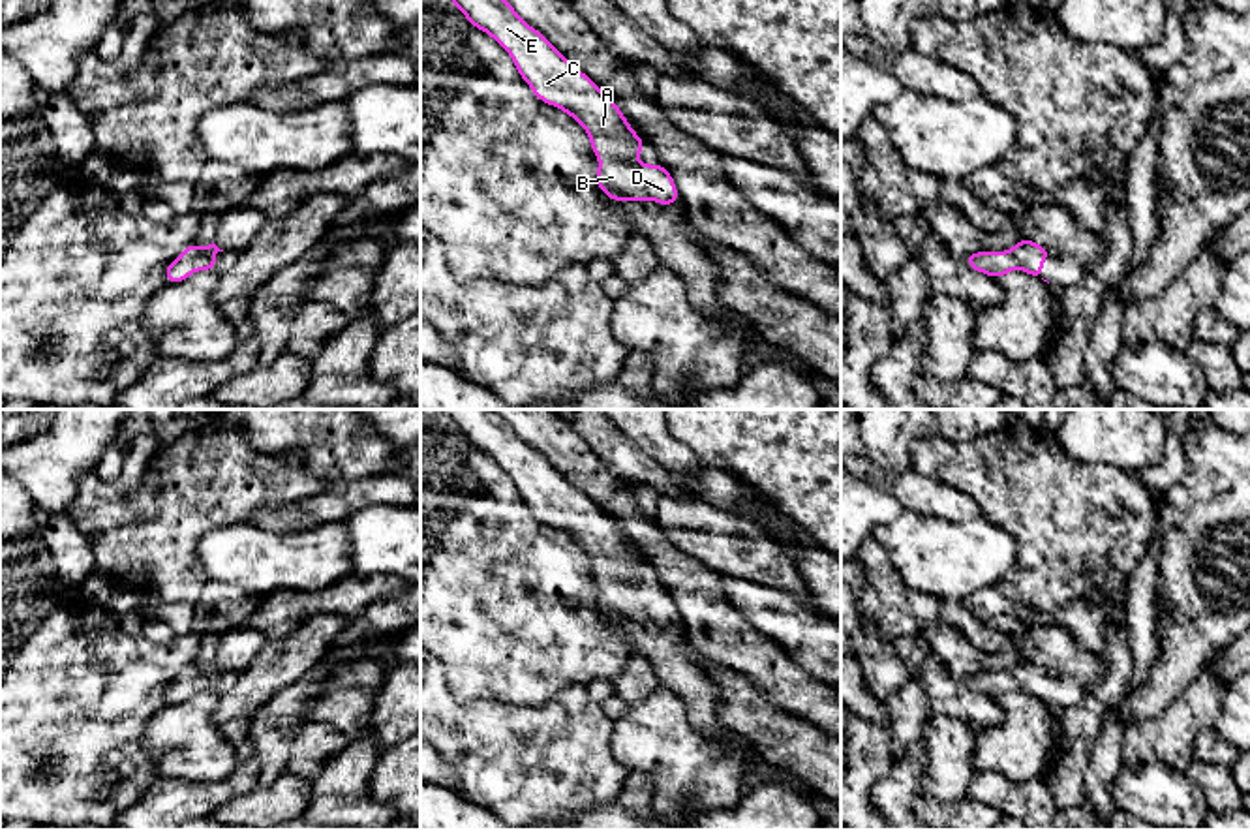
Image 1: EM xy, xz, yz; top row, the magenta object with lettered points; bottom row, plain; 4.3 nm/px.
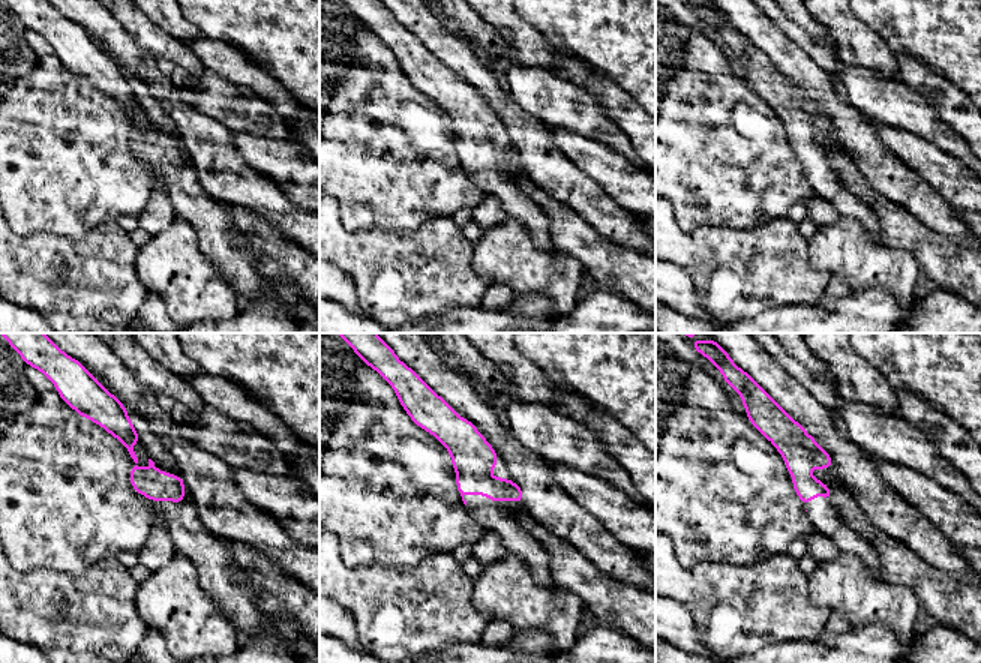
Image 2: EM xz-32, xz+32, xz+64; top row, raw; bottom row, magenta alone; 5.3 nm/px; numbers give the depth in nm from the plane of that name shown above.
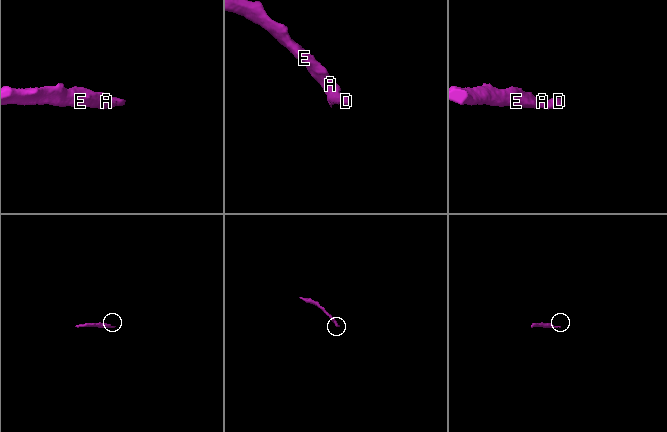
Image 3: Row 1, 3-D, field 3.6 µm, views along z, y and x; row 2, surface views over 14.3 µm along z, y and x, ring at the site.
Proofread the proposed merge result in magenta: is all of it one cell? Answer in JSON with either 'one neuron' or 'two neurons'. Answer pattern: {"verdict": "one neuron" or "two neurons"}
{"verdict": "one neuron"}

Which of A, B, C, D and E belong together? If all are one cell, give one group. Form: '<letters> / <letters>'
A B C D E

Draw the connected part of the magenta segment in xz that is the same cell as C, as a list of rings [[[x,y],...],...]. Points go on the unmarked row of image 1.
[[[439,409],[469,439],[492,456],[514,481],[533,515],[582,545],[601,580],[597,607],[612,623],[651,620],[678,625],[678,610],[661,586],[634,580],[644,569],[634,550],[593,501],[572,486],[539,451],[524,443],[494,409]]]

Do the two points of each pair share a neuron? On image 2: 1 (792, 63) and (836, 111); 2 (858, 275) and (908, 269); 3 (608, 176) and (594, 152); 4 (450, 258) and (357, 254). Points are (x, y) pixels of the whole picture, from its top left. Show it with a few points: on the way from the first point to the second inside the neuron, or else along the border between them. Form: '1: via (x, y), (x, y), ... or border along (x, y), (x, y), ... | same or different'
1: via (804, 75), (825, 99) | same
2: via (870, 269), (896, 269) | same
3: via (608, 170), (596, 158) | same
4: via (428, 260), (380, 260) | same

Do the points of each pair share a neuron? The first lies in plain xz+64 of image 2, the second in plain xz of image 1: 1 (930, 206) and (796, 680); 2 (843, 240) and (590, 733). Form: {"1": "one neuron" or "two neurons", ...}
{"1": "one neuron", "2": "two neurons"}

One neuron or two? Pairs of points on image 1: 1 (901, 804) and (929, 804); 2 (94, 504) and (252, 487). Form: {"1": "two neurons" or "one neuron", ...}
{"1": "two neurons", "2": "one neuron"}

